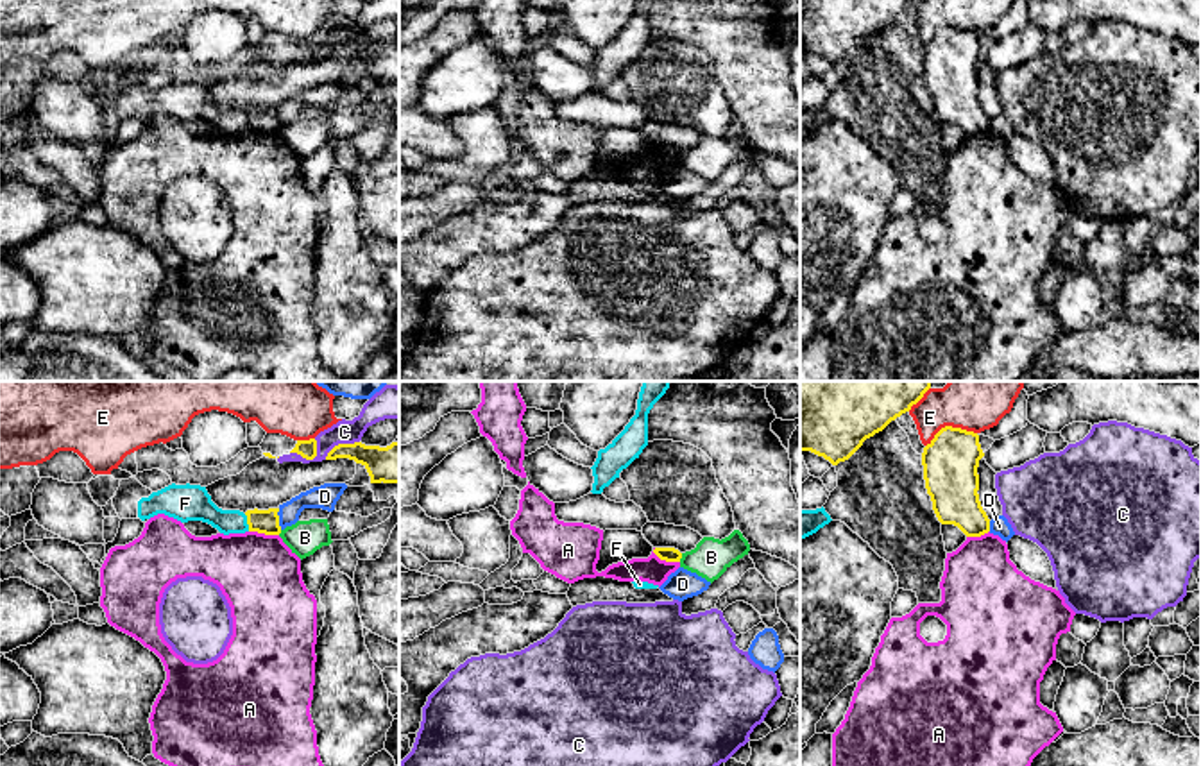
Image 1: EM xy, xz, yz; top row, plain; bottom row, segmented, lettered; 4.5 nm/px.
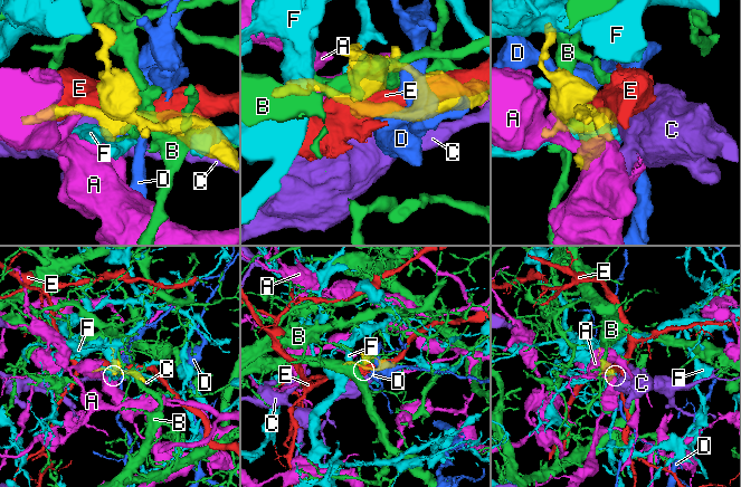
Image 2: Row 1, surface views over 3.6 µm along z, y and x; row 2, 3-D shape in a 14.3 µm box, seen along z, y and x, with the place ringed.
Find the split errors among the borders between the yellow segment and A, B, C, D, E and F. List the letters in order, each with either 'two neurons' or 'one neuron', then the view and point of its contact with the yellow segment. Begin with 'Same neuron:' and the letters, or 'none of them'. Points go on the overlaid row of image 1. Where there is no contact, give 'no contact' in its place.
Same neuron: none of them
A: two neurons; meets yellow in xy at (264, 532)
B: two neurons; meets yellow in xz at (681, 557)
C: two neurons; meets yellow in xy at (310, 459)
D: two neurons; meets yellow in xy at (278, 519)
E: two neurons; meets yellow in yz at (949, 426)
F: two neurons; meets yellow in xy at (247, 523)

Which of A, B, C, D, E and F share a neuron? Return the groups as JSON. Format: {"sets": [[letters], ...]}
{"sets": [["A"], ["B"], ["C"], ["D"], ["E"], ["F"]]}

